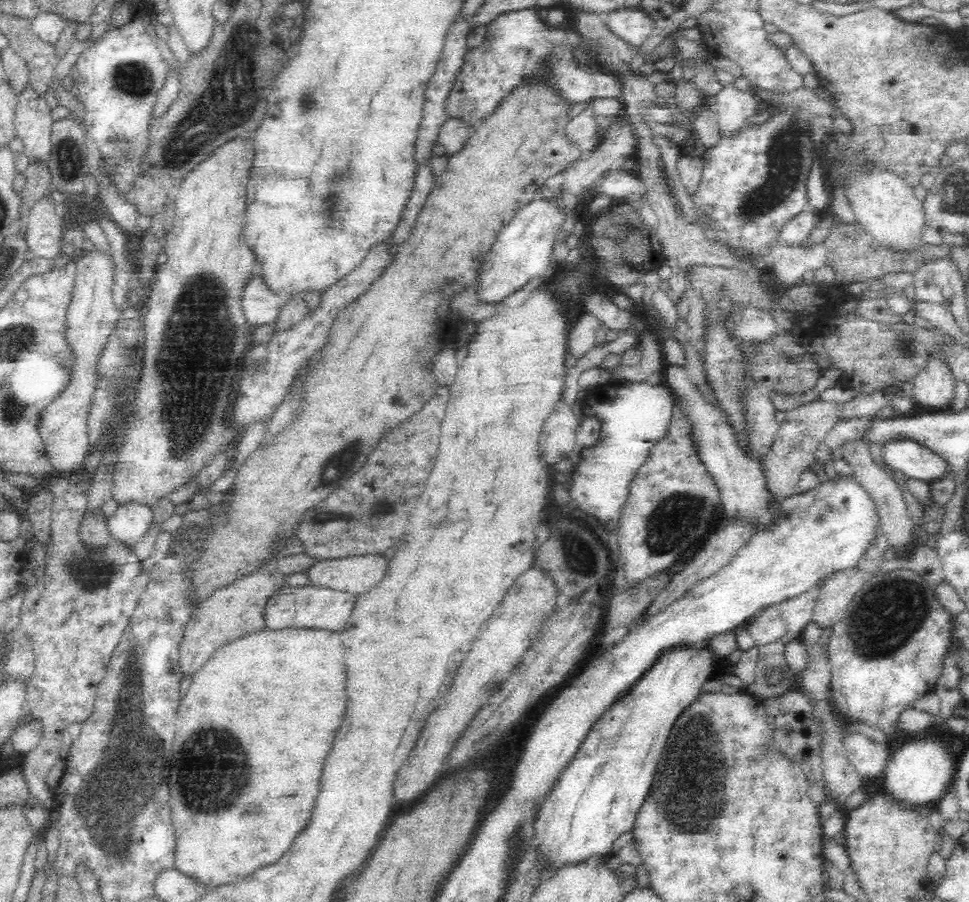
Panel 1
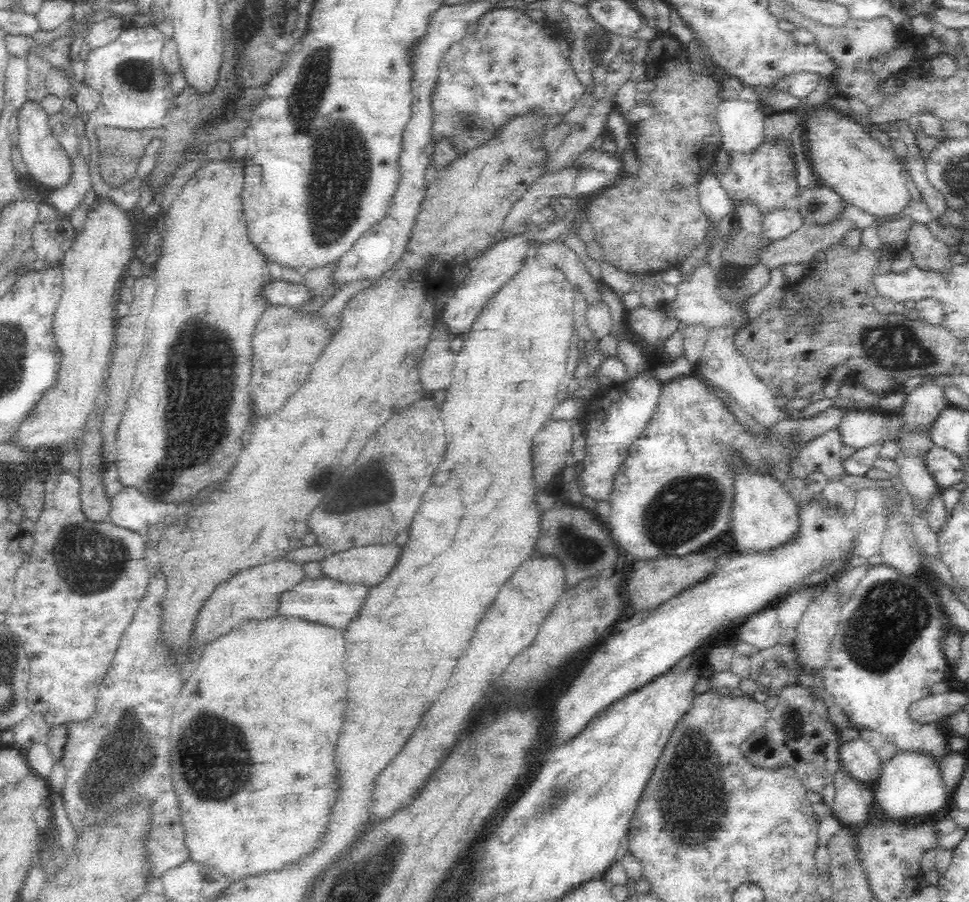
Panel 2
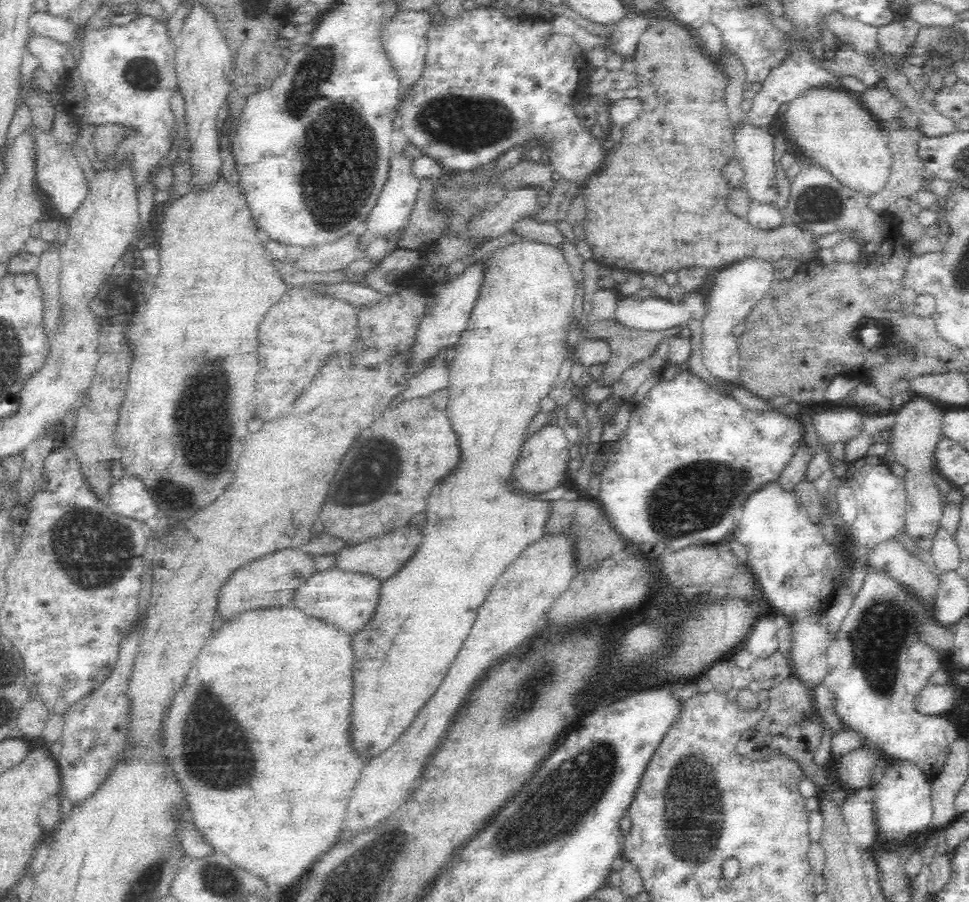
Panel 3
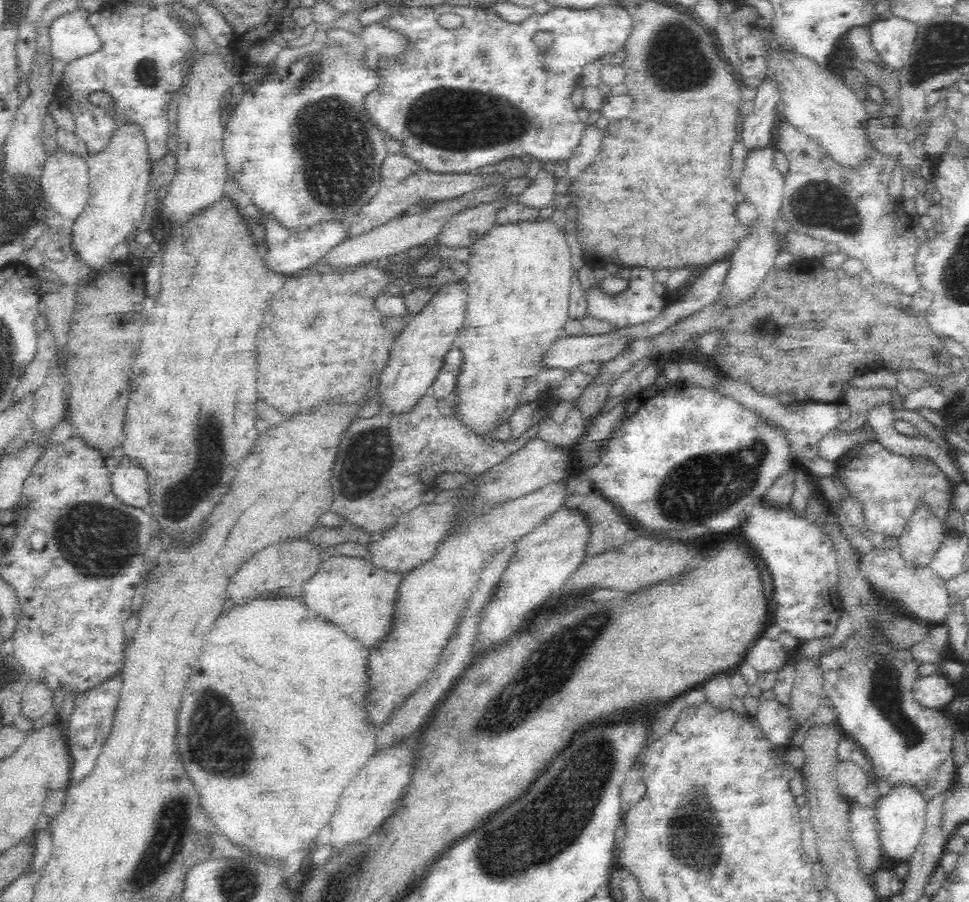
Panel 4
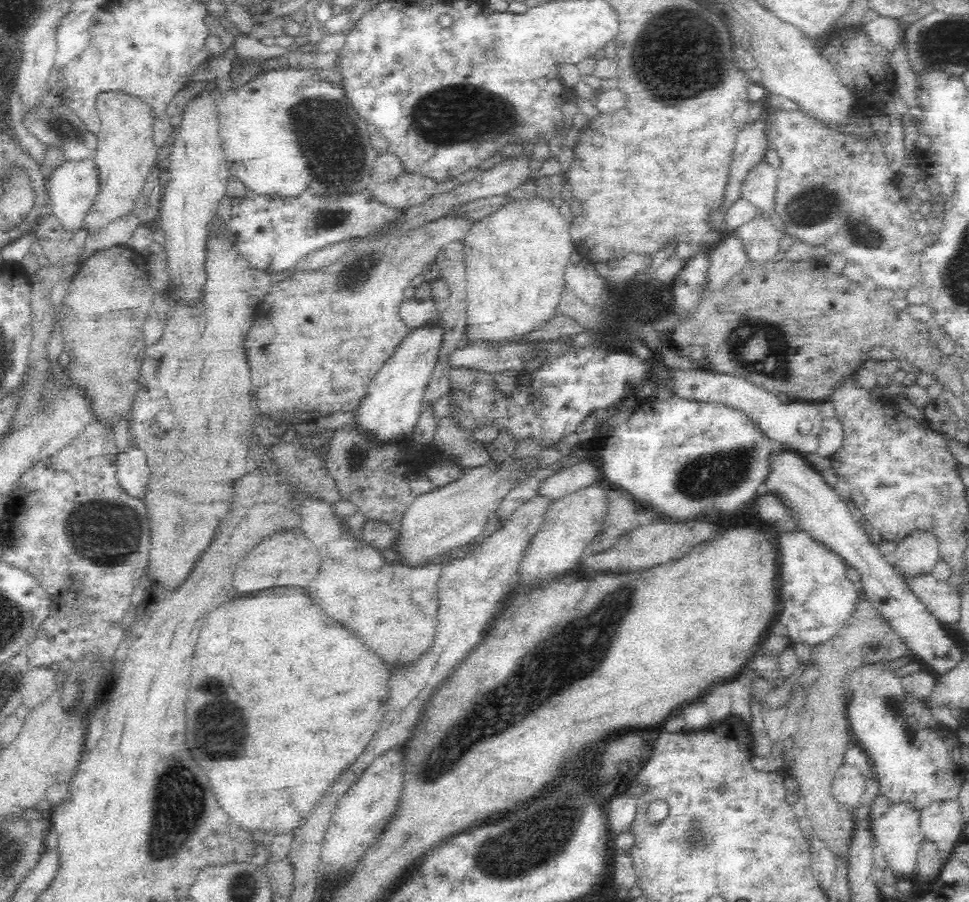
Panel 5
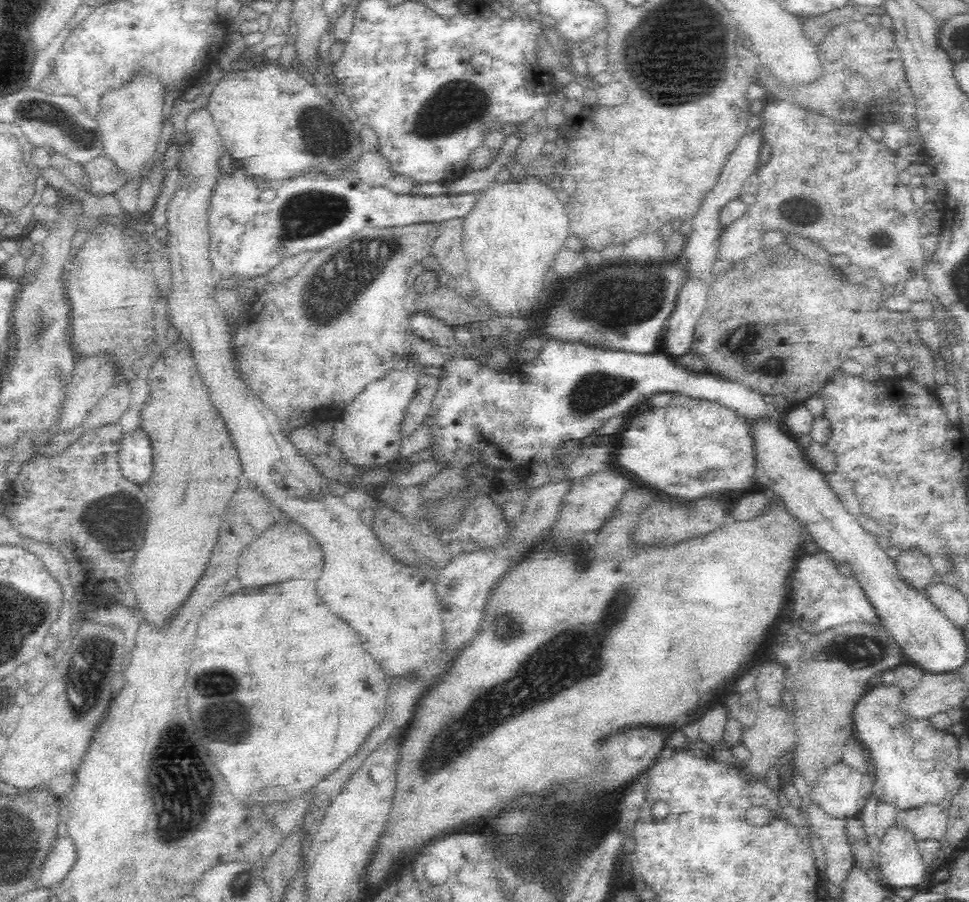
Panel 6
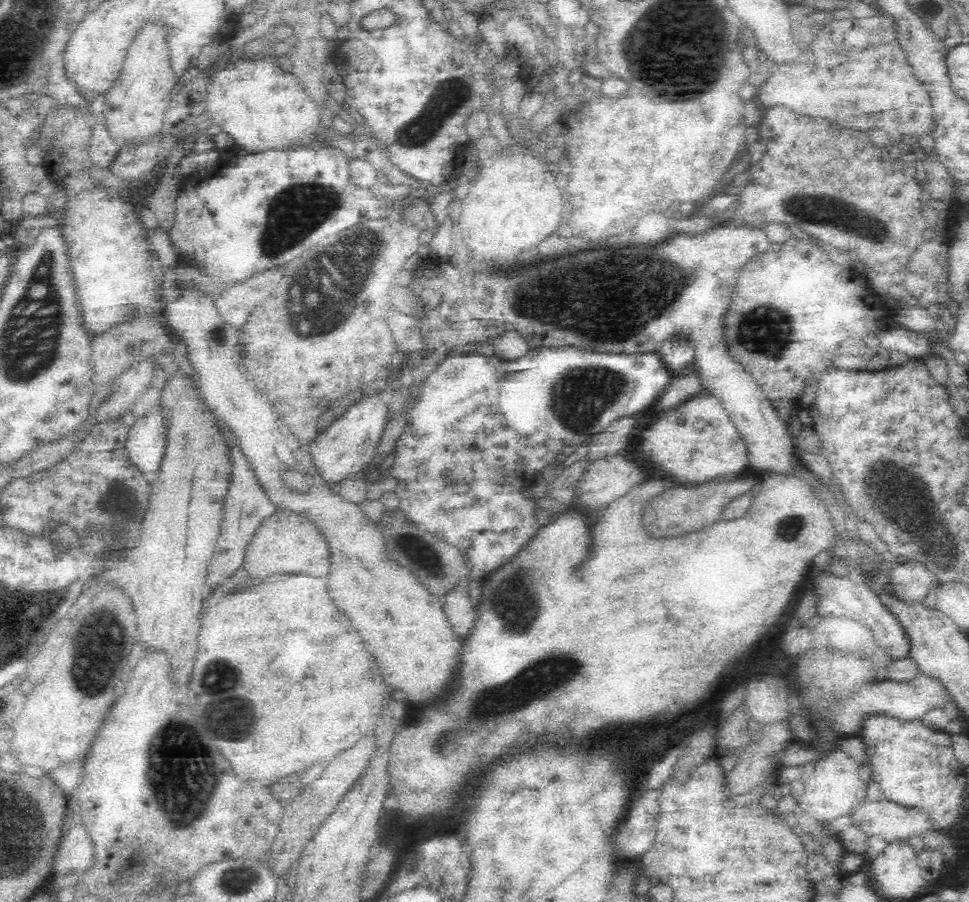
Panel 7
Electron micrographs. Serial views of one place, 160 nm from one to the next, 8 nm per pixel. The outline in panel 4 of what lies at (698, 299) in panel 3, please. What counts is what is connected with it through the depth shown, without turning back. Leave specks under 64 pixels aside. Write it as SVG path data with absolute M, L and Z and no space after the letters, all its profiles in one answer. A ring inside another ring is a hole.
M649 266L632 267L628 288L618 294L604 292L598 282L592 284L590 288L582 288L584 300L588 305L587 315L600 321L612 323L614 328L640 324L640 322L646 322L659 316L666 305L664 299L652 289L655 270L656 268L649 268Z

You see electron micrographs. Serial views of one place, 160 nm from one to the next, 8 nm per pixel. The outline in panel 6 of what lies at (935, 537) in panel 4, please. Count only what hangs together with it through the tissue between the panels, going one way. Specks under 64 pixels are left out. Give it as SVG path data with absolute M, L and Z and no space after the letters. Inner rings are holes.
M920 551L898 552L894 558L897 573L902 577L903 582L918 592L925 592L927 586L937 578L930 559Z

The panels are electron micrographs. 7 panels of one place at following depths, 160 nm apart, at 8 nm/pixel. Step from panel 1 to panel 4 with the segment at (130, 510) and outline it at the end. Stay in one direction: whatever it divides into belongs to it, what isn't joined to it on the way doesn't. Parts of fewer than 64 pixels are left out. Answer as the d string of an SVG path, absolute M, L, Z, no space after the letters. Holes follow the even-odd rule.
M123 456L111 474L114 494L126 504L147 508L149 498L148 473L136 458Z

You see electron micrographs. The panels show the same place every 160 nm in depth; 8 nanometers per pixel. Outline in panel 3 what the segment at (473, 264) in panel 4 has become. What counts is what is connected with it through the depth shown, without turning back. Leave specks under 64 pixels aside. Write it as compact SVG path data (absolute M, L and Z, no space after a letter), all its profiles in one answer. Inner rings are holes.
M520 237L509 246L500 246L496 248L490 256L484 256L481 259L480 269L482 269L482 280L478 284L478 296L474 300L474 307L471 310L468 324L461 332L460 340L455 344L457 352L456 360L453 367L449 370L449 383L446 388L448 391L447 413L453 429L459 434L461 447L465 449L466 460L462 460L462 468L458 472L452 472L448 478L454 480L444 480L434 492L430 494L428 508L426 508L426 530L425 541L417 550L417 554L409 560L394 576L384 580L381 588L381 599L378 603L377 614L373 616L374 620L370 622L370 628L366 632L360 632L354 638L354 652L356 652L356 662L354 662L354 704L352 704L352 716L354 716L354 742L358 748L366 748L370 756L376 756L382 752L382 748L388 748L402 736L402 732L410 726L410 722L417 716L418 710L421 710L430 697L432 697L439 688L442 678L446 676L448 666L454 662L458 650L462 648L462 642L476 618L476 612L480 604L484 602L486 594L490 592L494 580L504 572L510 562L516 560L519 552L526 548L540 536L544 536L545 526L550 518L551 503L538 502L532 499L530 495L516 493L510 480L510 468L514 460L518 459L520 446L523 443L522 428L528 426L528 422L537 415L539 402L546 397L548 390L557 385L556 377L564 361L566 354L566 337L573 321L573 305L575 295L575 282L572 278L572 271L564 257L562 247L552 245L550 242L542 241L538 238Z

